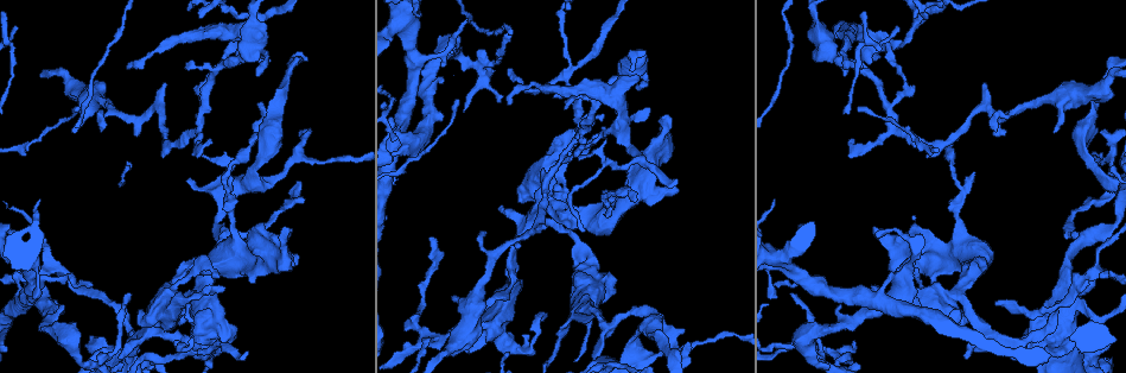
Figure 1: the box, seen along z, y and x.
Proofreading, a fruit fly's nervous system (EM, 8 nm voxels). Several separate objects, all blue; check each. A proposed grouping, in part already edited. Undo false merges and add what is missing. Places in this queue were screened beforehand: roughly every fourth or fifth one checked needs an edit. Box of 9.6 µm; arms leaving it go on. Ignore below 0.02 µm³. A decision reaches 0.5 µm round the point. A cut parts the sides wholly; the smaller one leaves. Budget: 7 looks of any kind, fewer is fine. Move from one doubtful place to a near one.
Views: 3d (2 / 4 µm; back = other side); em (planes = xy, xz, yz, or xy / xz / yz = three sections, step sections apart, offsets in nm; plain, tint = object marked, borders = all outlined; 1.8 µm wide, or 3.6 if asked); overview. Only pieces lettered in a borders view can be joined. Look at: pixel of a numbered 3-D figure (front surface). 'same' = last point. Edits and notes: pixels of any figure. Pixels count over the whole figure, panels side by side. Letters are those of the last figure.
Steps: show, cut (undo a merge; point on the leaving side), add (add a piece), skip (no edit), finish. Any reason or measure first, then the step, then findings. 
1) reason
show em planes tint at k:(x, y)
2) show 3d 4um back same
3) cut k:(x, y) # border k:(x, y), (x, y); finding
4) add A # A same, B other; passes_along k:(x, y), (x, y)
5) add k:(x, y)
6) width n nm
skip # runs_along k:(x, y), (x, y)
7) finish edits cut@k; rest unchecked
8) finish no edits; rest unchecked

an open end
show em 3.6um xz step 4 borders at 1:(205, 255)

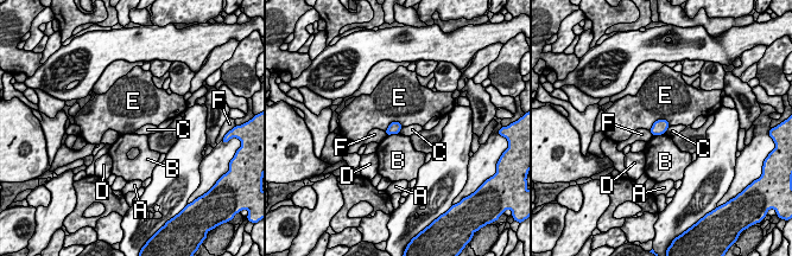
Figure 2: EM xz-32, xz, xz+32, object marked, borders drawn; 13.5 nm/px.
longest_contact E 320 nm
skip # A other, B other, C other, D other, E other, F other; none of them fits

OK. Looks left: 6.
free end
show 3d 4um back at 1:(139, 312)

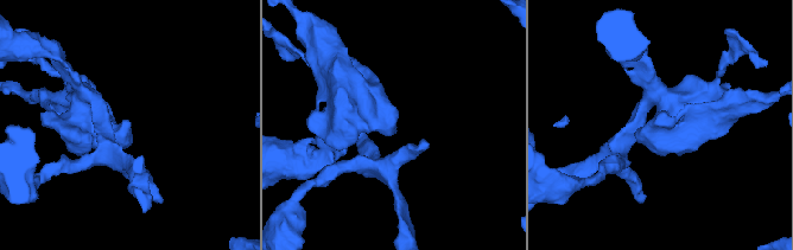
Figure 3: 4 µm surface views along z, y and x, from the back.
need the tissue
show em planes borders at 3:(127, 122)

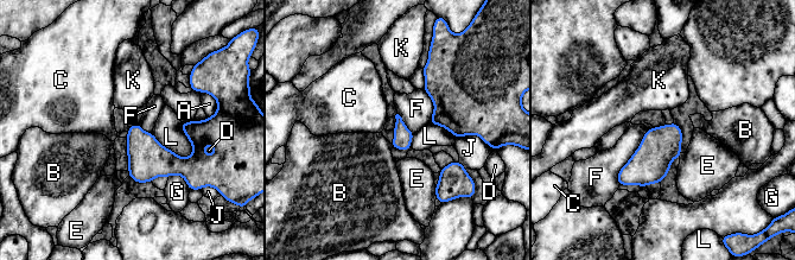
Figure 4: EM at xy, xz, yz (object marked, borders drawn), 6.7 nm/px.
skip # A other, B other, C other, D other, E other, F other, G other, J other, K other, L other; border 4:(648, 130), (619, 170), (618, 184); none of them fits

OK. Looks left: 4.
thick turns thin
show 3d 4um at 1:(591, 321)

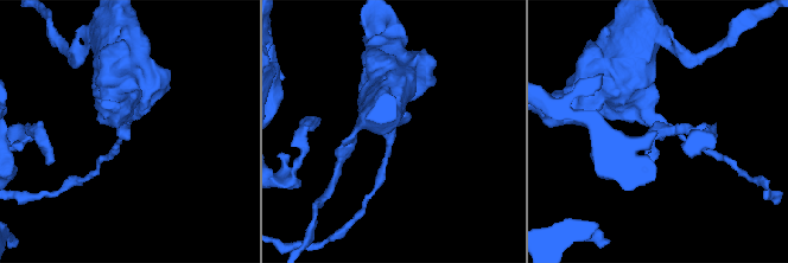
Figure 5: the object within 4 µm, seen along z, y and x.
now the EM
show em planes tint at 5:(395, 133)

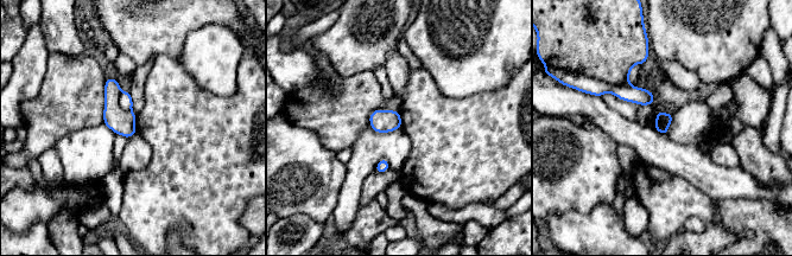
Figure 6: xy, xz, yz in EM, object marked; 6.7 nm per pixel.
show em planes borders same

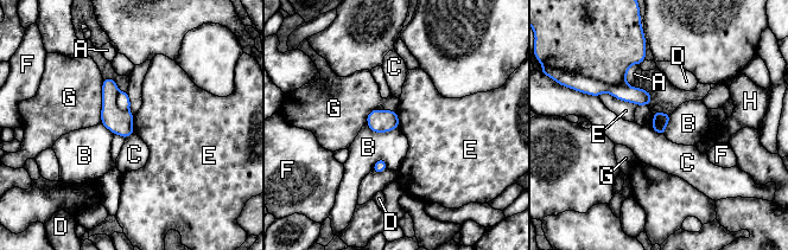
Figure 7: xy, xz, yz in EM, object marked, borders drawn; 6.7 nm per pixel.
cut 7:(626, 93) # A other, B other, C other, D other, E other, F other, G other, H other; border 7:(593, 78), (612, 84), (626, 82); two neurons meet here

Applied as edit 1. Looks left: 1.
finish edits cut@7; rest unchecked

